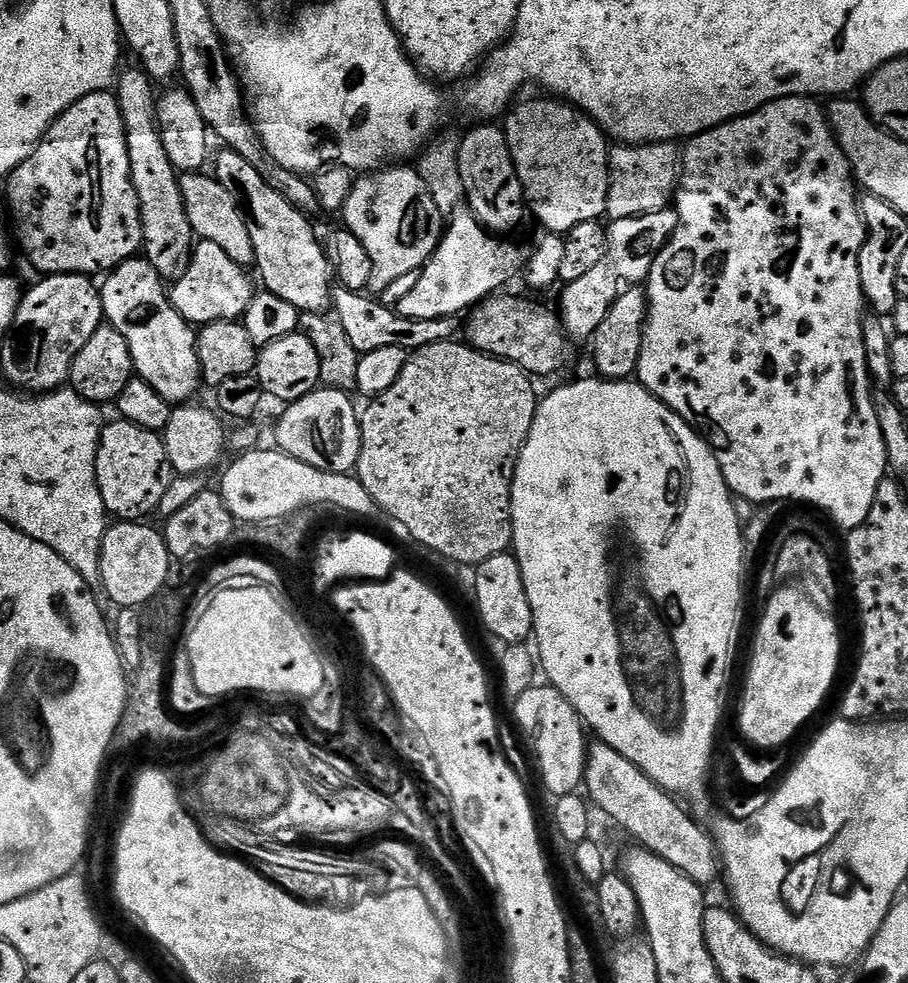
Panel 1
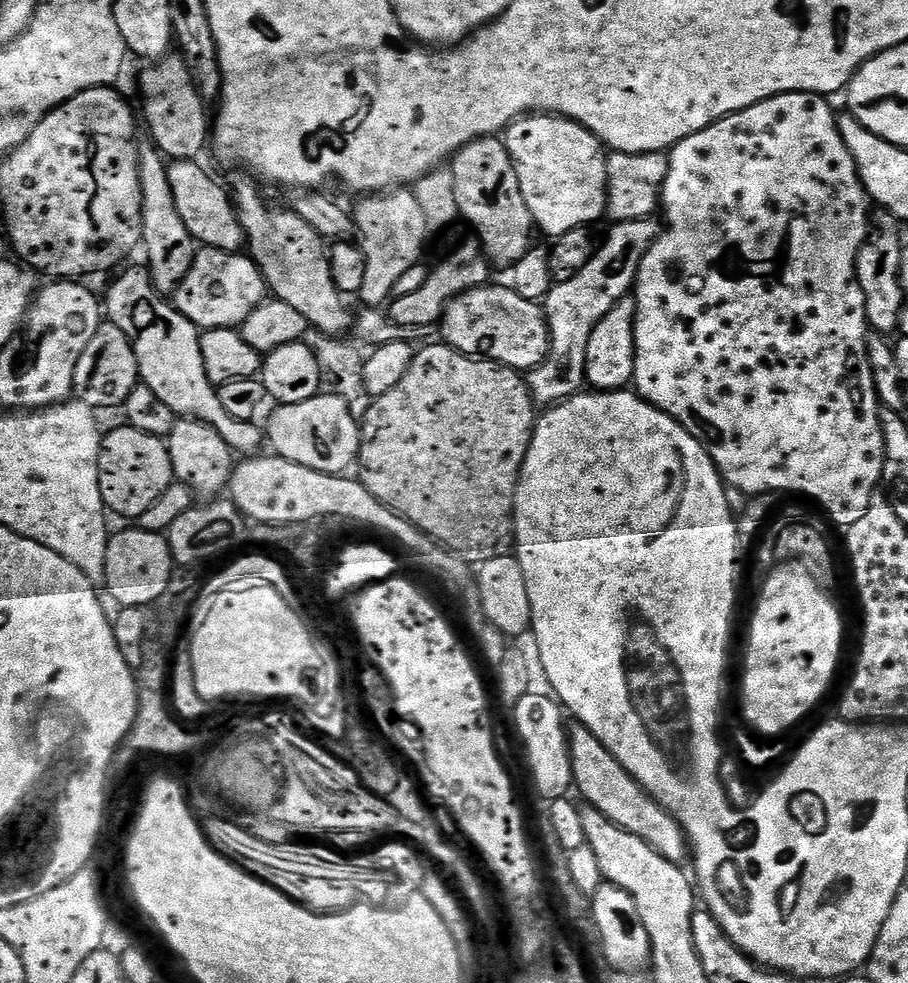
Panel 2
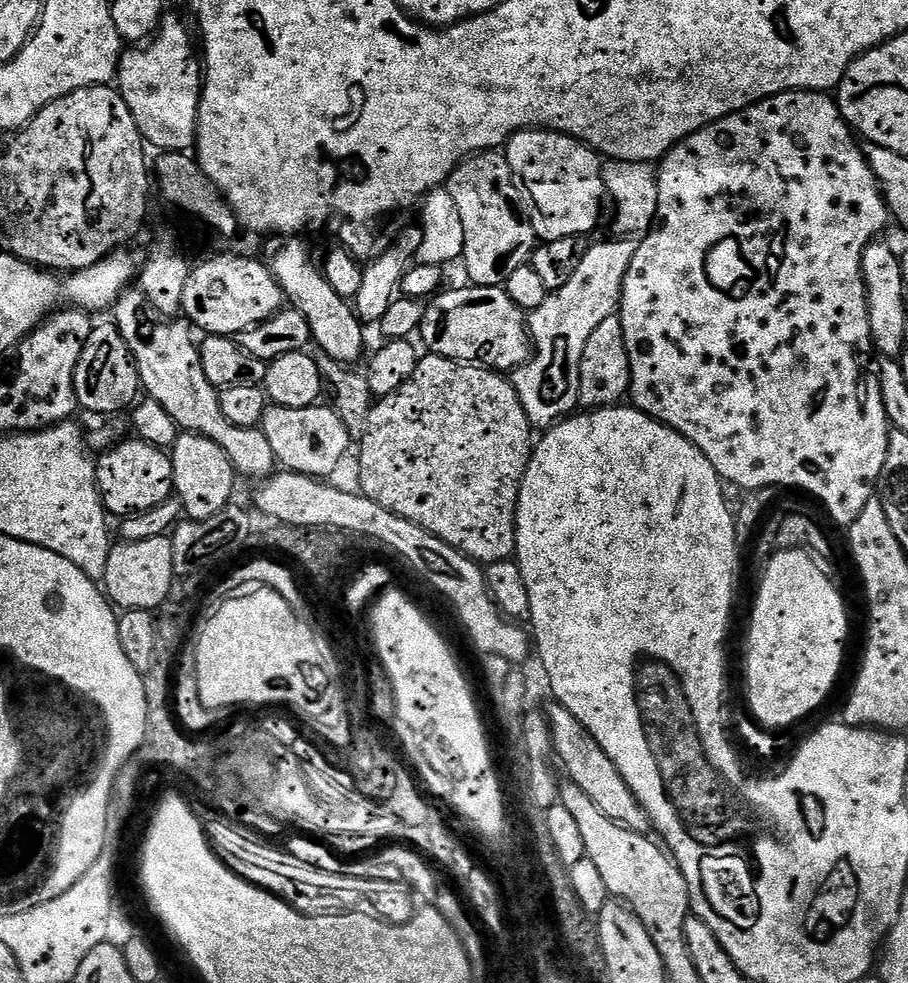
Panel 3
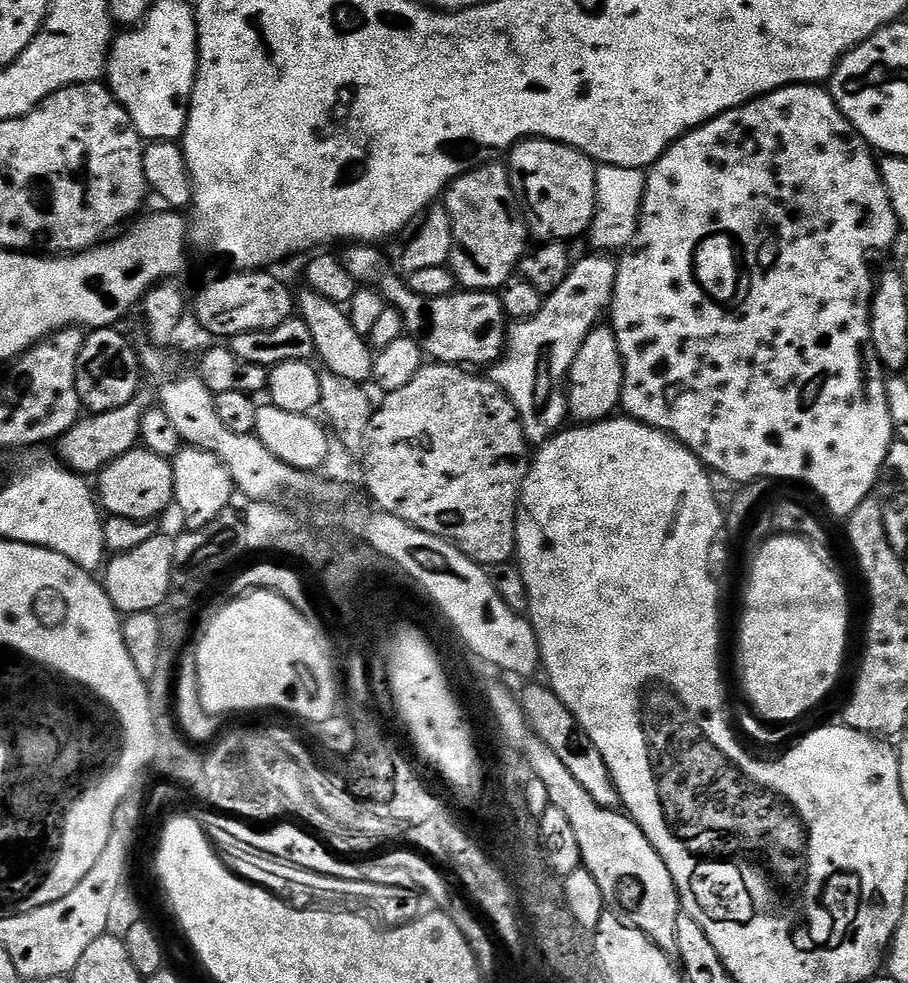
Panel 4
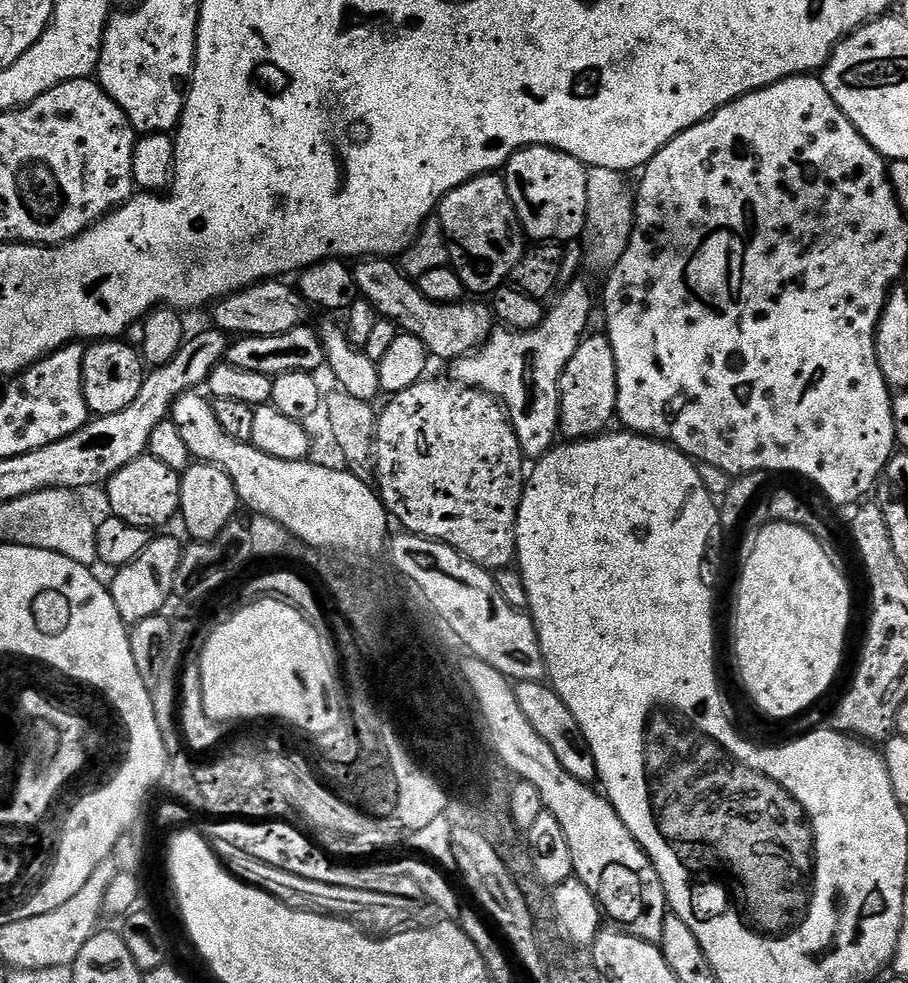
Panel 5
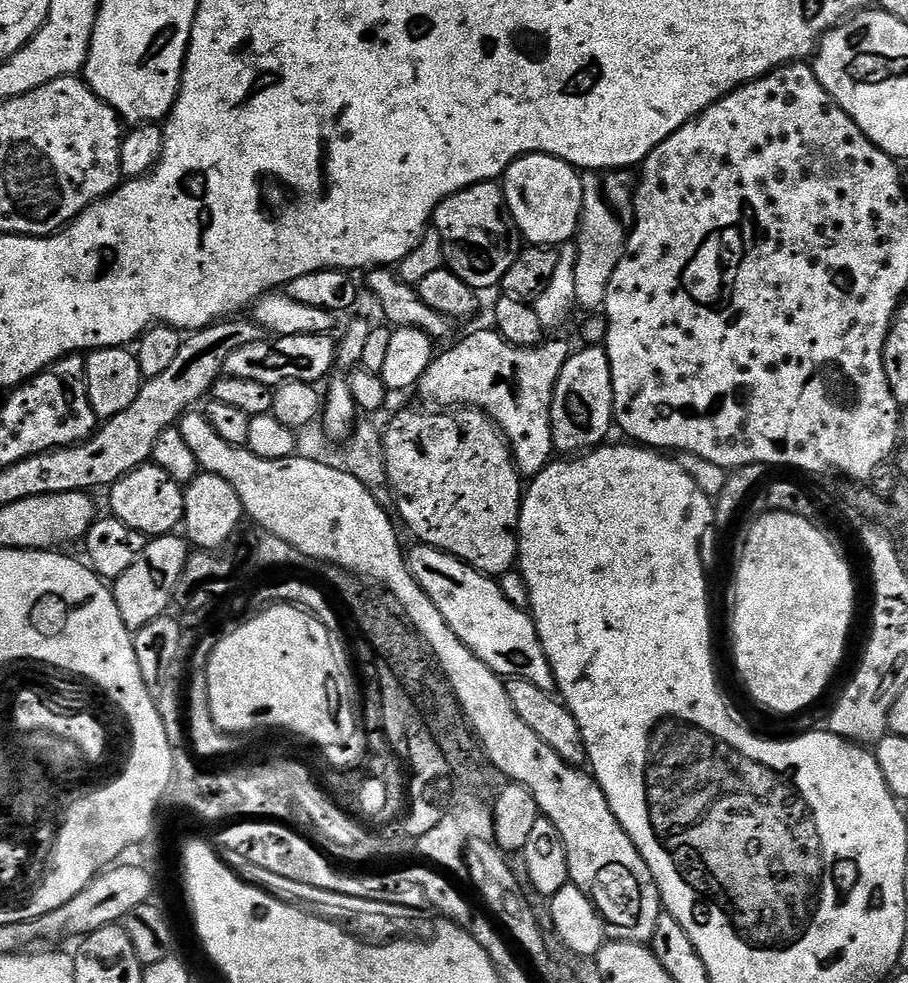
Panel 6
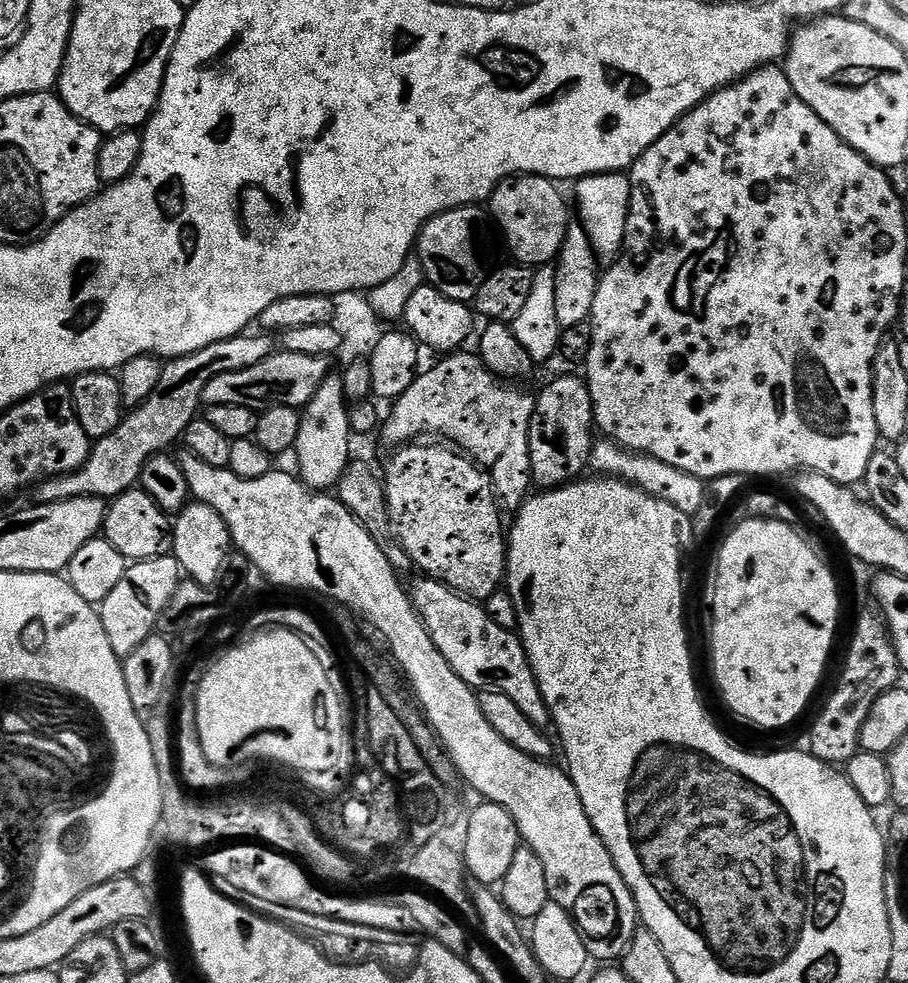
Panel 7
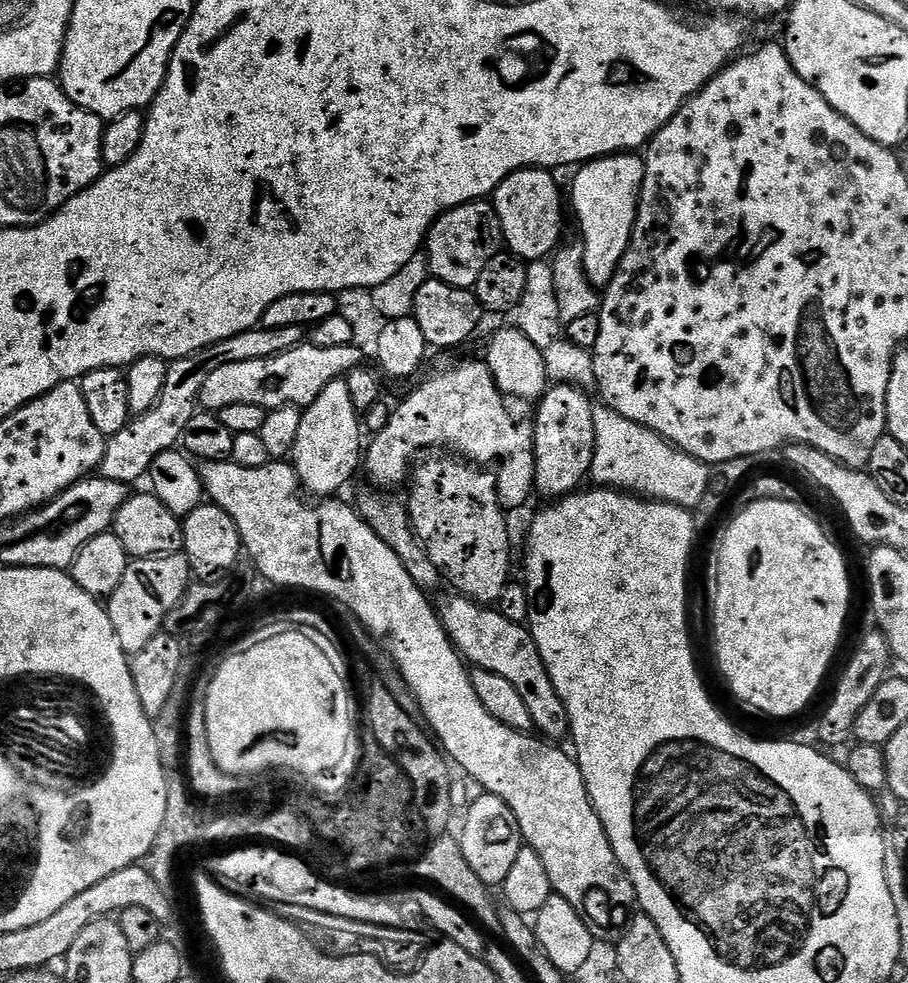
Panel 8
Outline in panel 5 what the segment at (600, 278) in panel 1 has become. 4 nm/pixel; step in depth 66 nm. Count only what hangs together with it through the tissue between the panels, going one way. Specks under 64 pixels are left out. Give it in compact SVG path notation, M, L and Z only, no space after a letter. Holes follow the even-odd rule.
M580 278L572 280L551 301L552 309L549 307L545 311L544 320L536 328L517 331L508 326L493 327L492 335L488 337L487 342L481 344L476 351L468 353L467 356L459 356L450 364L450 368L452 368L450 376L455 383L482 390L486 394L497 397L504 405L508 420L514 426L518 442L522 446L525 457L528 458L545 456L547 452L552 451L558 440L560 379L564 373L566 362L570 362L570 358L574 358L574 350L578 350L582 337L589 331L588 319L592 316L592 292L581 280Z

